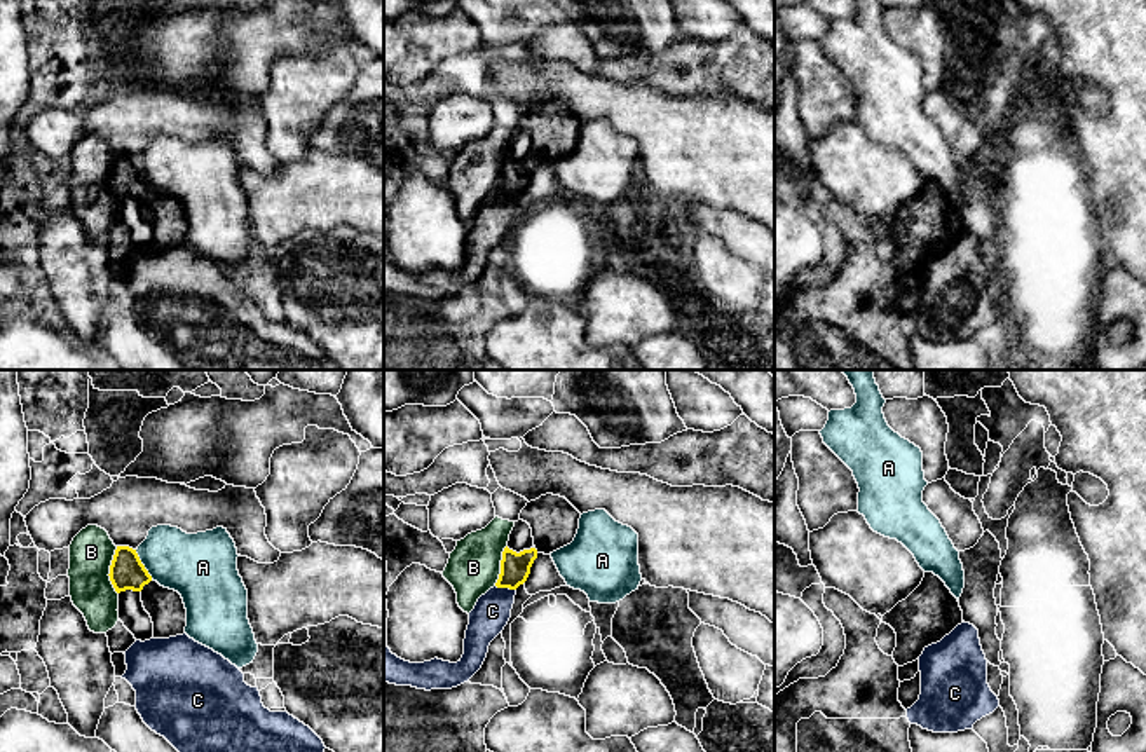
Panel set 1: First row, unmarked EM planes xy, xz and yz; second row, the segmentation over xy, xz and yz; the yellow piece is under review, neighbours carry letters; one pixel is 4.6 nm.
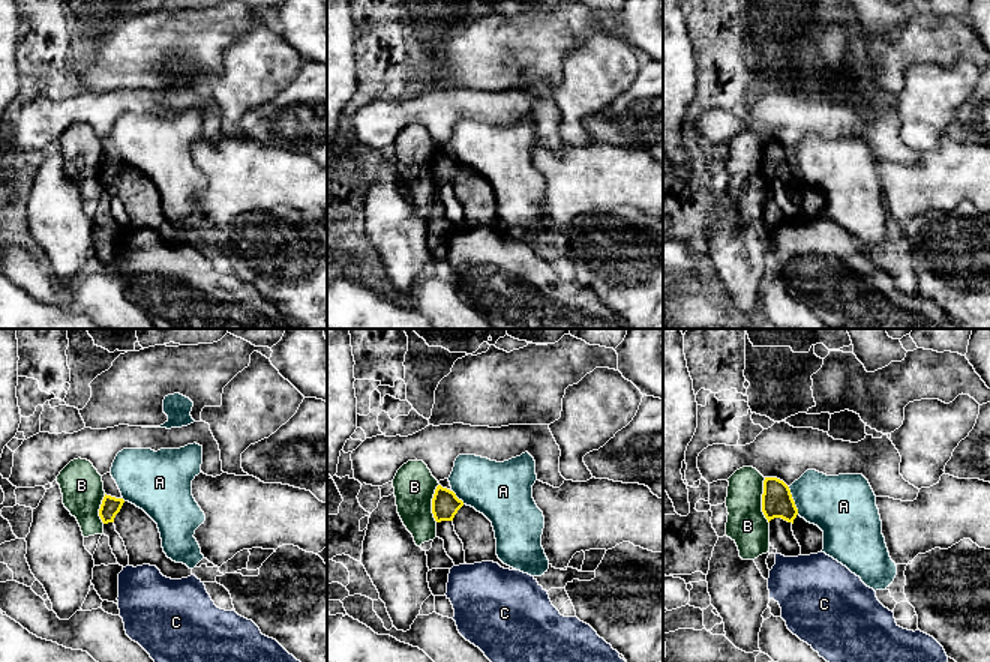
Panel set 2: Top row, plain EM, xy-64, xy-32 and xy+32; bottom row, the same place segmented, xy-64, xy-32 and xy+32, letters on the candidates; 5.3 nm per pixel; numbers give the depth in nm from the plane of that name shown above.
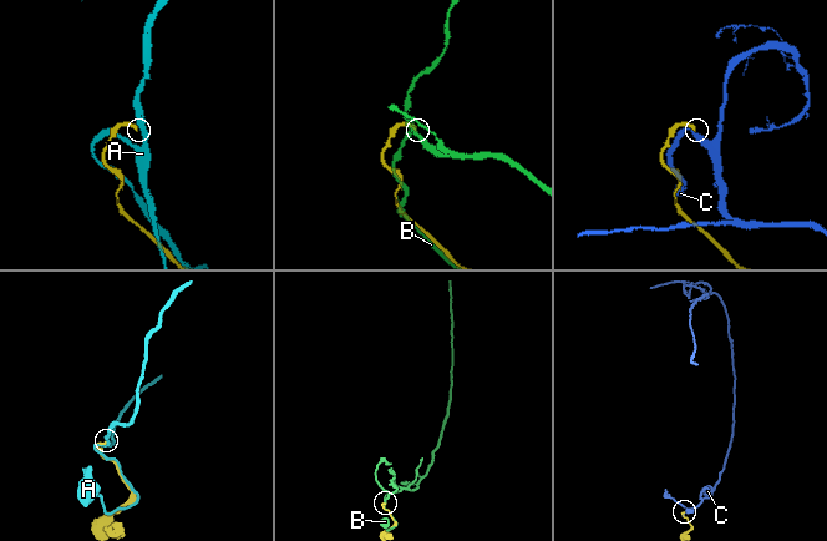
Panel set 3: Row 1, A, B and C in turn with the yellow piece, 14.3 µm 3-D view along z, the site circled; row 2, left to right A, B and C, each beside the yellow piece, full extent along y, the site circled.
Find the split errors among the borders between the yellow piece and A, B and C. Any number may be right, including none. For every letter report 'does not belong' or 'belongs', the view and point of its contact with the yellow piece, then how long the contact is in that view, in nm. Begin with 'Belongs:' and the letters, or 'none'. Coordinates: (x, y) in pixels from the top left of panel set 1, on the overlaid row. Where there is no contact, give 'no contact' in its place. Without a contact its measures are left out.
Belongs: none
A: does not belong; meets yellow in xy at (142, 564); contact 160 nm long
B: does not belong; meets yellow in xy at (110, 571); contact 220 nm long
C: does not belong; meets yellow in xz at (506, 587); contact 100 nm long

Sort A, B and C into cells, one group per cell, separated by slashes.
A / B / C

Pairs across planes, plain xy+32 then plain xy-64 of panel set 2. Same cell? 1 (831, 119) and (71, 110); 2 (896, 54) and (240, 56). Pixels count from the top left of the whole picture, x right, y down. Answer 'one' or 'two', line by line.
1: one
2: two

